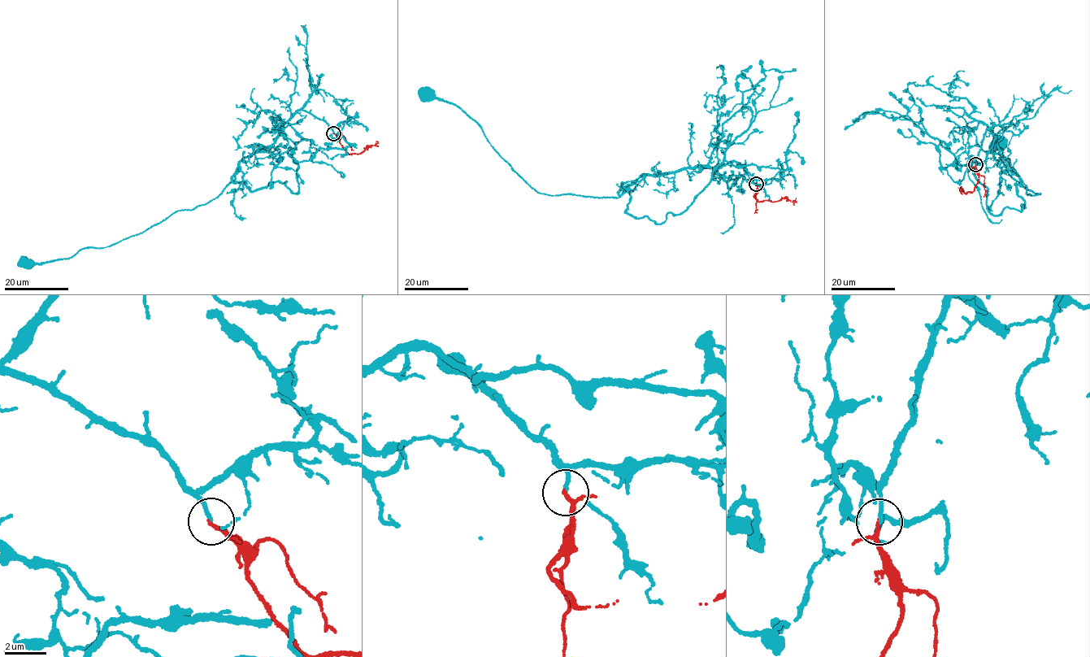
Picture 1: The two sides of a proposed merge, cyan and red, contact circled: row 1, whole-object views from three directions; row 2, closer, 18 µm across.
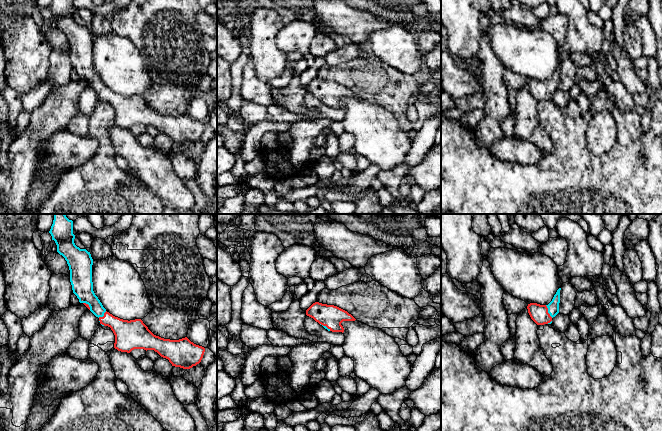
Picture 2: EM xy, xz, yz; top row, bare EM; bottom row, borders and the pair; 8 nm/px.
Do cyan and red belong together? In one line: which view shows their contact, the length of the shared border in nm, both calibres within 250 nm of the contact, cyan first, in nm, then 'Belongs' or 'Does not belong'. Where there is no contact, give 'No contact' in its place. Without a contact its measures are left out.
Touches cyan in yz. Shared border 120 nm. Thickness 100 nm (cyan) against 150 nm. Belongs

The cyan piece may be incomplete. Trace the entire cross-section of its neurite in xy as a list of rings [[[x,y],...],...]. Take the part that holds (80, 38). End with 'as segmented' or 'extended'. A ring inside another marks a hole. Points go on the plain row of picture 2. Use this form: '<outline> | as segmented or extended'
[[[52,0],[49,9],[57,21],[57,28],[69,42],[73,69],[99,94],[102,102],[111,104],[115,111],[115,125],[127,129],[134,125],[154,126],[168,135],[172,142],[183,145],[190,145],[201,138],[205,124],[187,113],[164,115],[154,111],[141,95],[123,96],[107,88],[93,67],[93,35],[90,28],[75,21],[73,0]]] | extended

